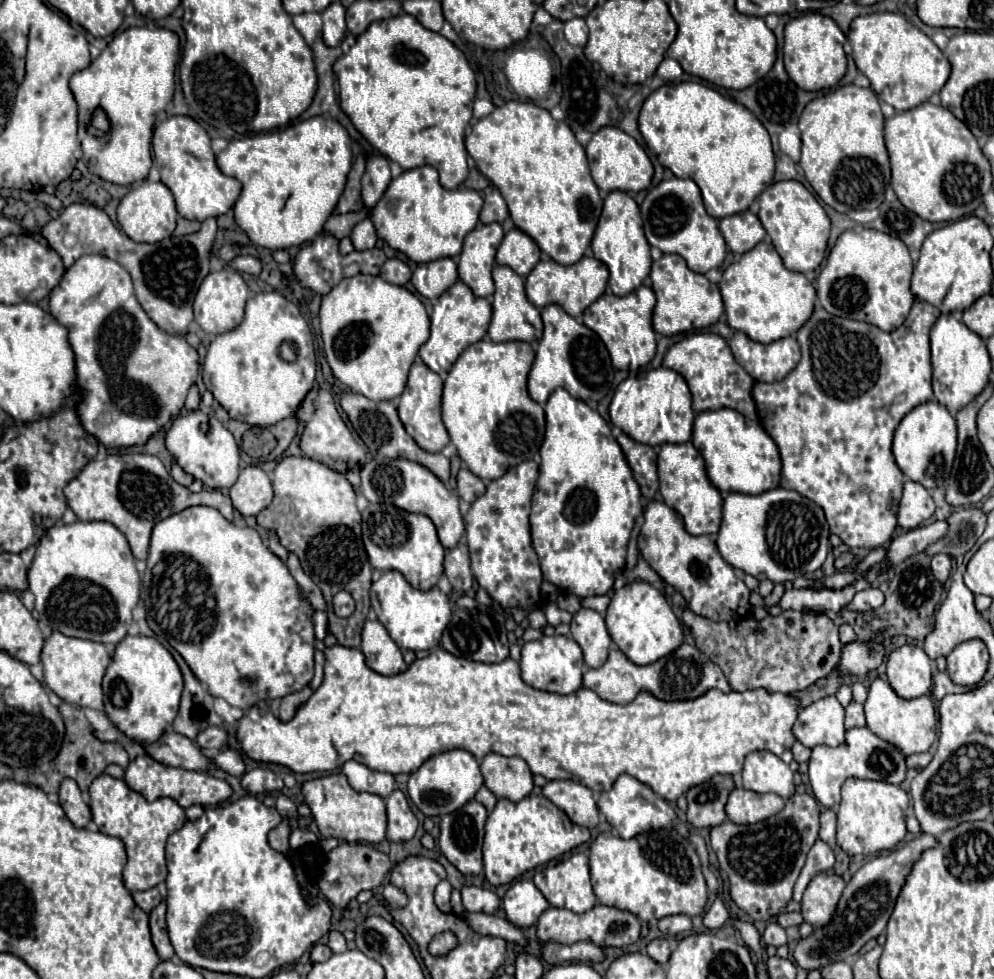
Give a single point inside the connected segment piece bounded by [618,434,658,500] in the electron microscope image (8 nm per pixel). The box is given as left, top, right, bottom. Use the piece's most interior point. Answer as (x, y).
(642, 459)

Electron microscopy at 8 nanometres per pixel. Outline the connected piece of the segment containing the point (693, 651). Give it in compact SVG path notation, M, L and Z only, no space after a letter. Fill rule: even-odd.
M688 642L680 644L672 654L648 666L638 666L630 662L622 650L612 648L604 666L588 668L584 672L584 688L594 690L602 700L614 704L628 704L638 692L650 692L658 700L696 700L708 690L730 692L728 680L724 678L720 668L712 664L712 660L708 660L696 646L690 646Z

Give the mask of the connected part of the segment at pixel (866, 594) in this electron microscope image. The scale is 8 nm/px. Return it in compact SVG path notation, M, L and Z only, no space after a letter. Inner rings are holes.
M866 588L854 596L854 600L846 606L850 612L872 612L884 604L884 594L878 588Z

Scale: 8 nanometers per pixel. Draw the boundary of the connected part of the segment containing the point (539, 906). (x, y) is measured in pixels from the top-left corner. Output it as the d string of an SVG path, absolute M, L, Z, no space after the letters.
M530 880L514 882L502 898L502 908L506 912L506 918L518 928L528 928L536 924L538 916L548 906L550 906L548 900L544 900L542 892Z

